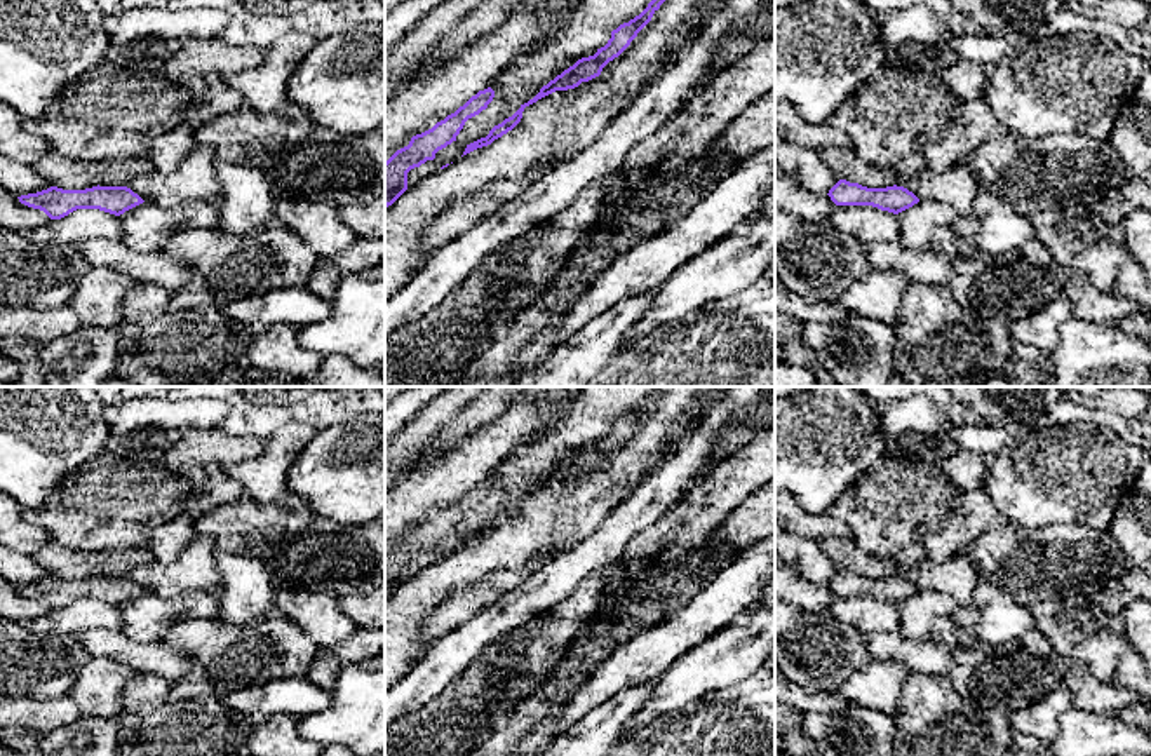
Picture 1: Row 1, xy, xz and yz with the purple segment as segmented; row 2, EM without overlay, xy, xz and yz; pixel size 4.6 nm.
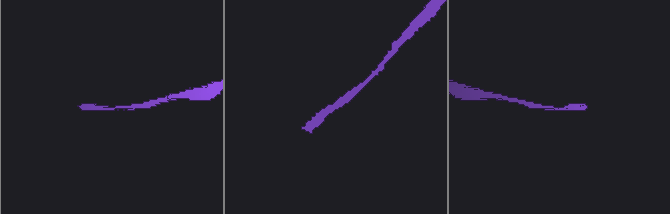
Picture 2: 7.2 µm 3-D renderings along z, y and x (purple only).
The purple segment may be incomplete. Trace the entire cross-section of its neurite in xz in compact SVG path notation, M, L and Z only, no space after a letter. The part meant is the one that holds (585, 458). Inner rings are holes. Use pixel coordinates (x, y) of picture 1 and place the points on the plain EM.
M655 387L648 397L630 409L629 413L620 415L616 420L611 422L611 429L608 434L594 446L578 449L573 456L564 460L561 465L557 465L554 470L550 470L547 476L540 479L540 483L529 489L528 493L521 495L521 498L508 509L505 509L501 514L495 516L486 528L481 528L470 535L467 535L463 545L491 535L495 530L501 528L508 521L512 521L522 509L522 502L526 496L536 493L538 489L555 483L555 481L568 481L578 477L582 472L589 472L601 465L602 458L618 448L630 432L637 427L637 423L651 411L653 404L660 399L660 395L669 387Z

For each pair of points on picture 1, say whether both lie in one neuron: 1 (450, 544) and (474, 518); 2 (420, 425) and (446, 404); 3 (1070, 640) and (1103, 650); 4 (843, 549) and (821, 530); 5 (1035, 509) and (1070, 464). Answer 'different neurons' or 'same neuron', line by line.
1: same neuron
2: same neuron
3: same neuron
4: different neurons
5: same neuron

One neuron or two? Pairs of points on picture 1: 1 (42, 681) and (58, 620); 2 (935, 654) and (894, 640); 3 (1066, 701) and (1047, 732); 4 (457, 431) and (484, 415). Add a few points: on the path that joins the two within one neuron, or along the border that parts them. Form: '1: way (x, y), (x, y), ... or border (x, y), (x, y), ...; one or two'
1: border (26, 624), (42, 633), (74, 633), (77, 636); two
2: way (925, 654), (904, 650); one
3: way (1059, 708), (1047, 720), (1047, 725); one
4: way (464, 424), (477, 415); one

